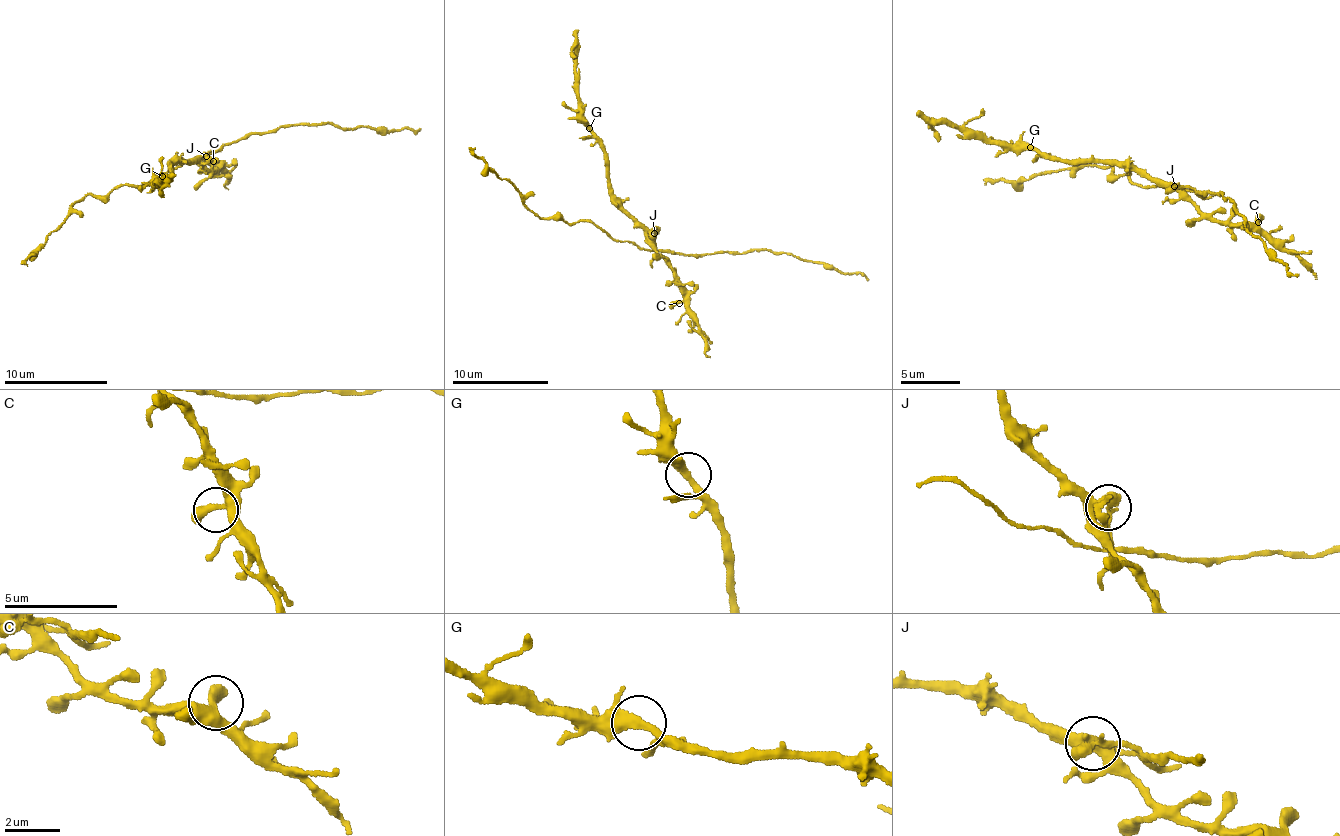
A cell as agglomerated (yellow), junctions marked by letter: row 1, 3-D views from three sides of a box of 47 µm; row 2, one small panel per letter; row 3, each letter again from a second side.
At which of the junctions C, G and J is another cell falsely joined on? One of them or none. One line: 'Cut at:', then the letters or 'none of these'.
Cut at: J

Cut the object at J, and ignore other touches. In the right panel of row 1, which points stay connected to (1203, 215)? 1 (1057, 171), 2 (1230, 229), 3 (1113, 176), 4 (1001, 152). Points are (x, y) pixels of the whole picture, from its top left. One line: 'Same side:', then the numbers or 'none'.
Same side: 2, 4

